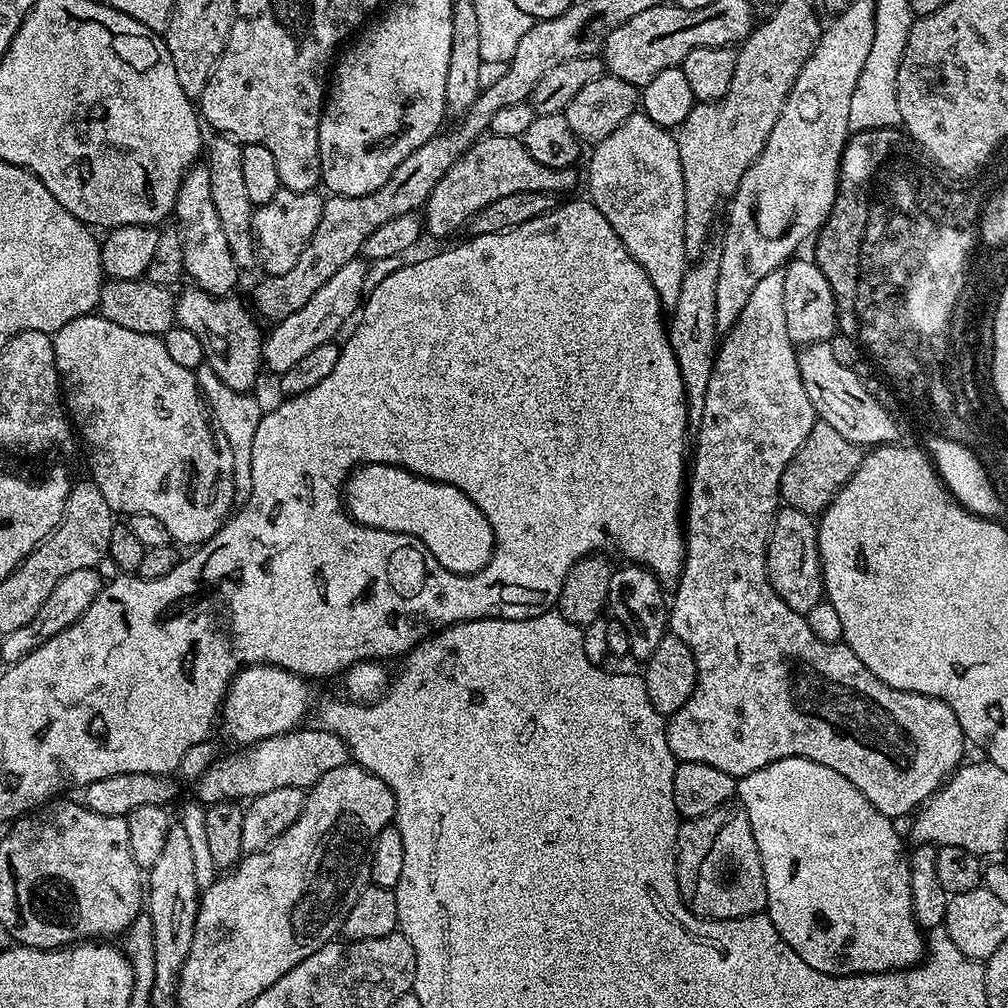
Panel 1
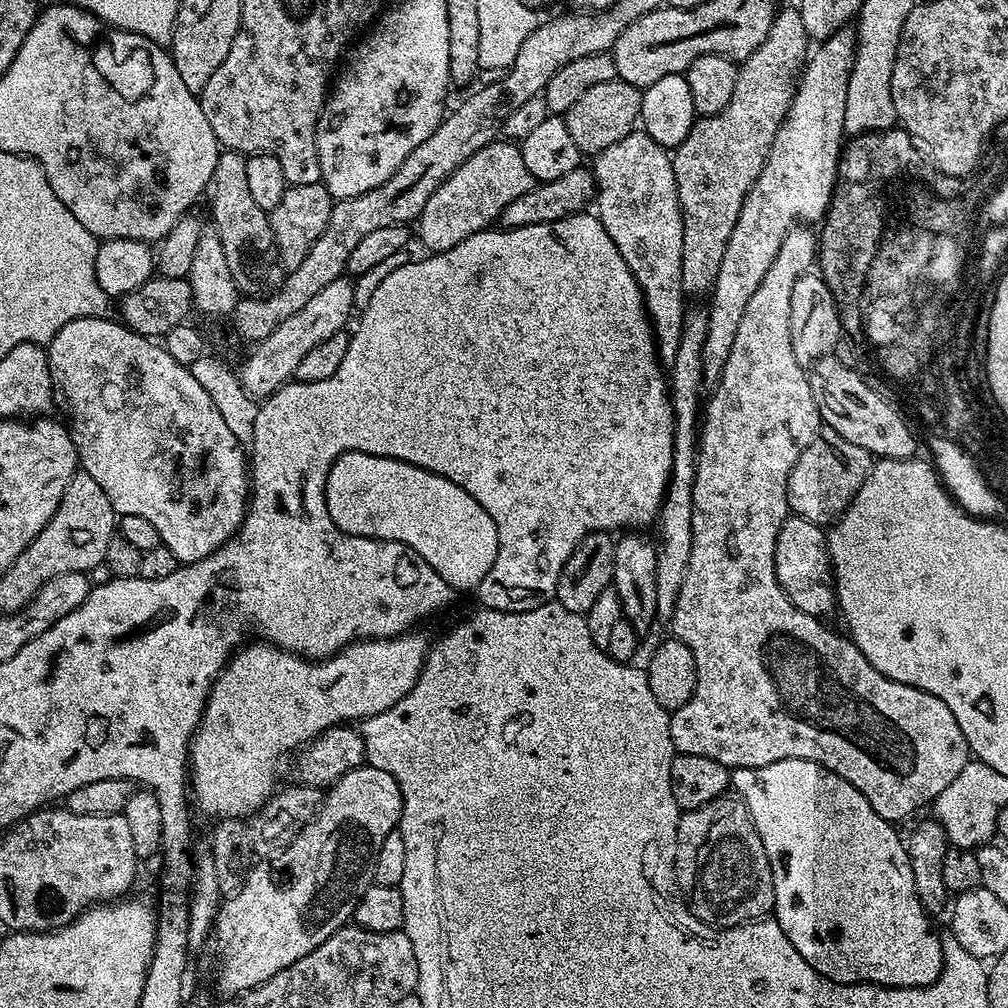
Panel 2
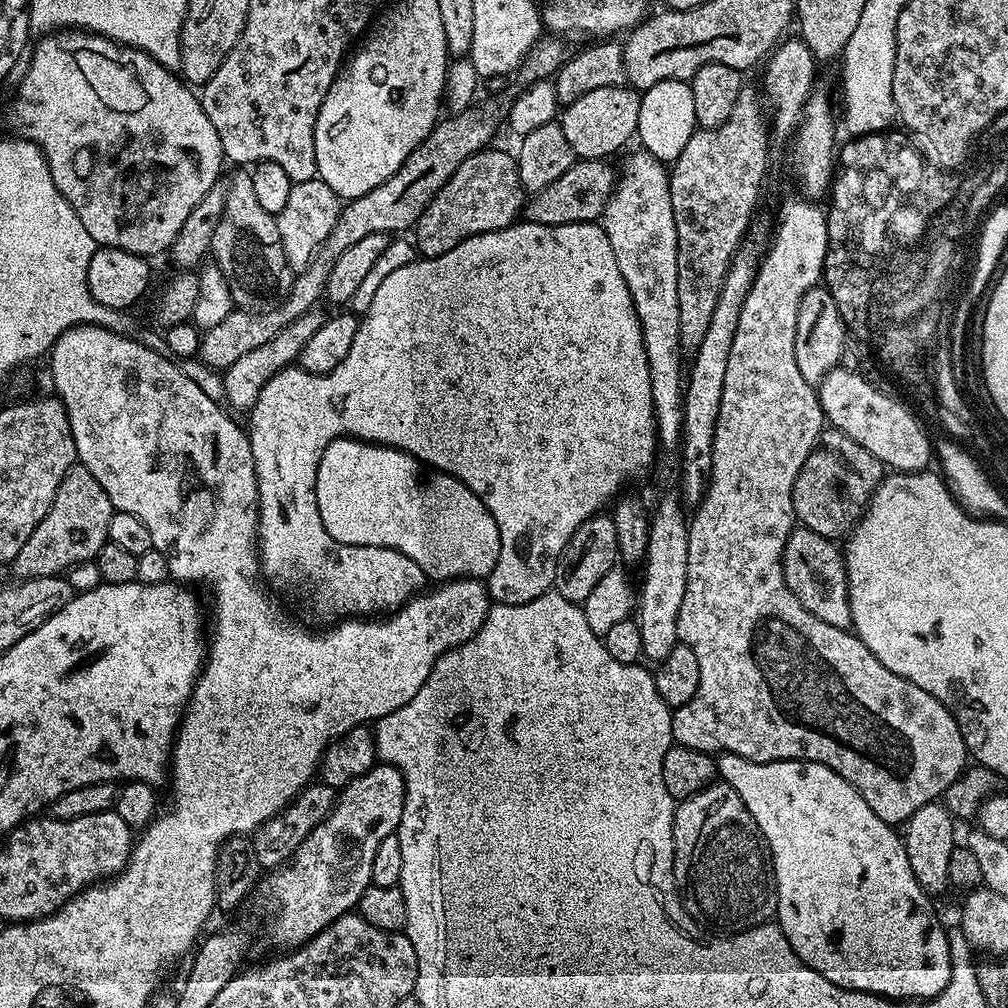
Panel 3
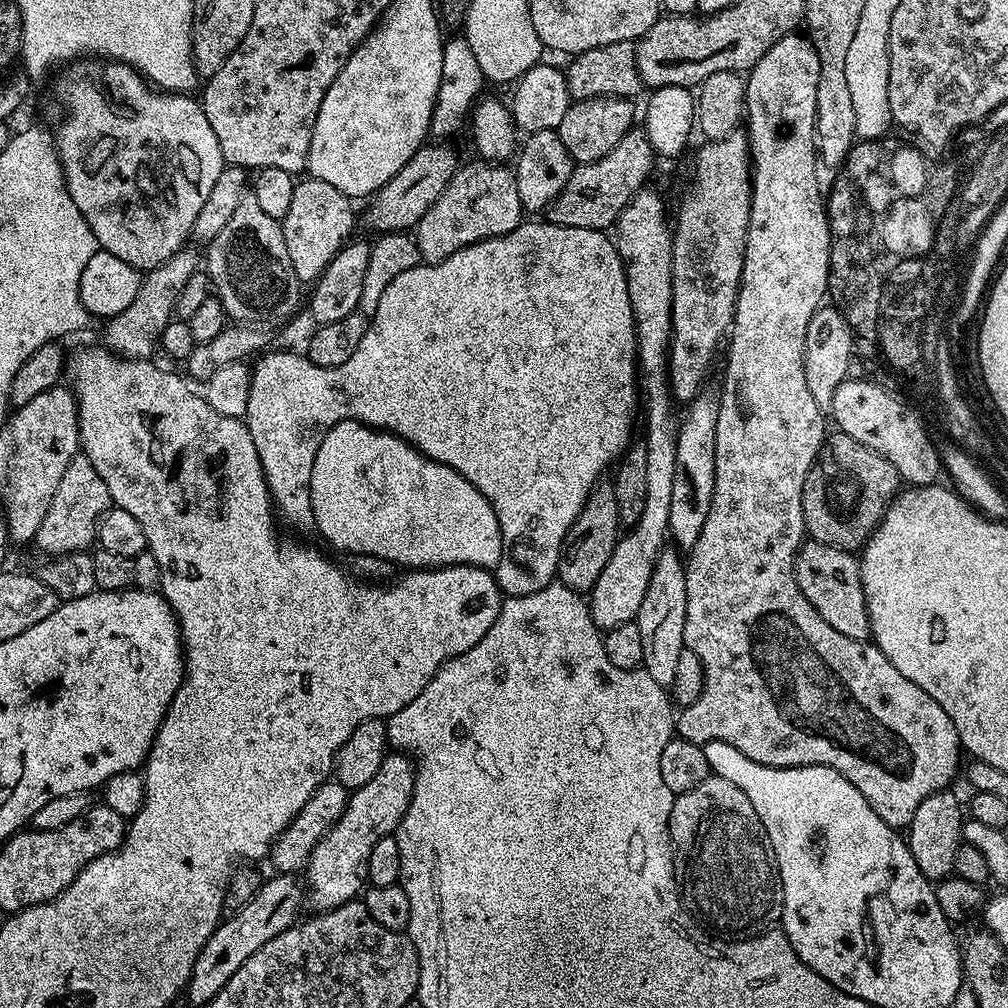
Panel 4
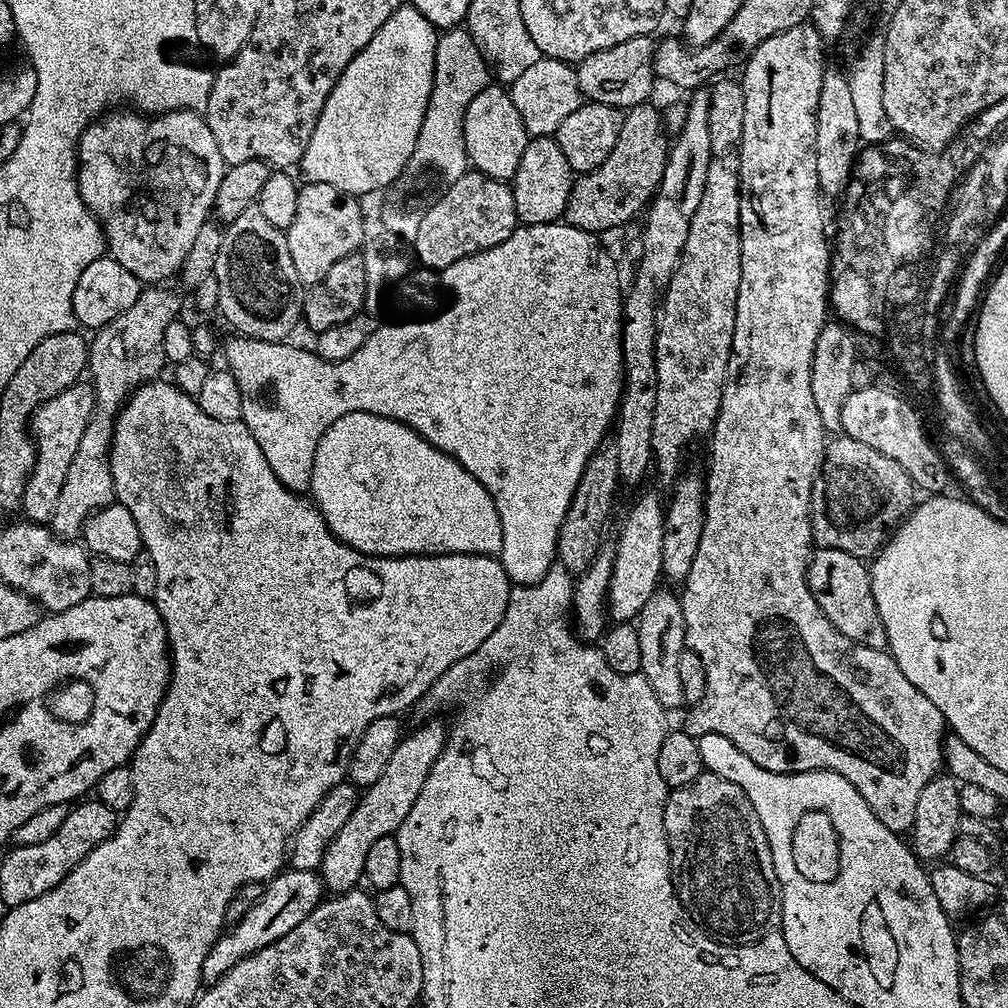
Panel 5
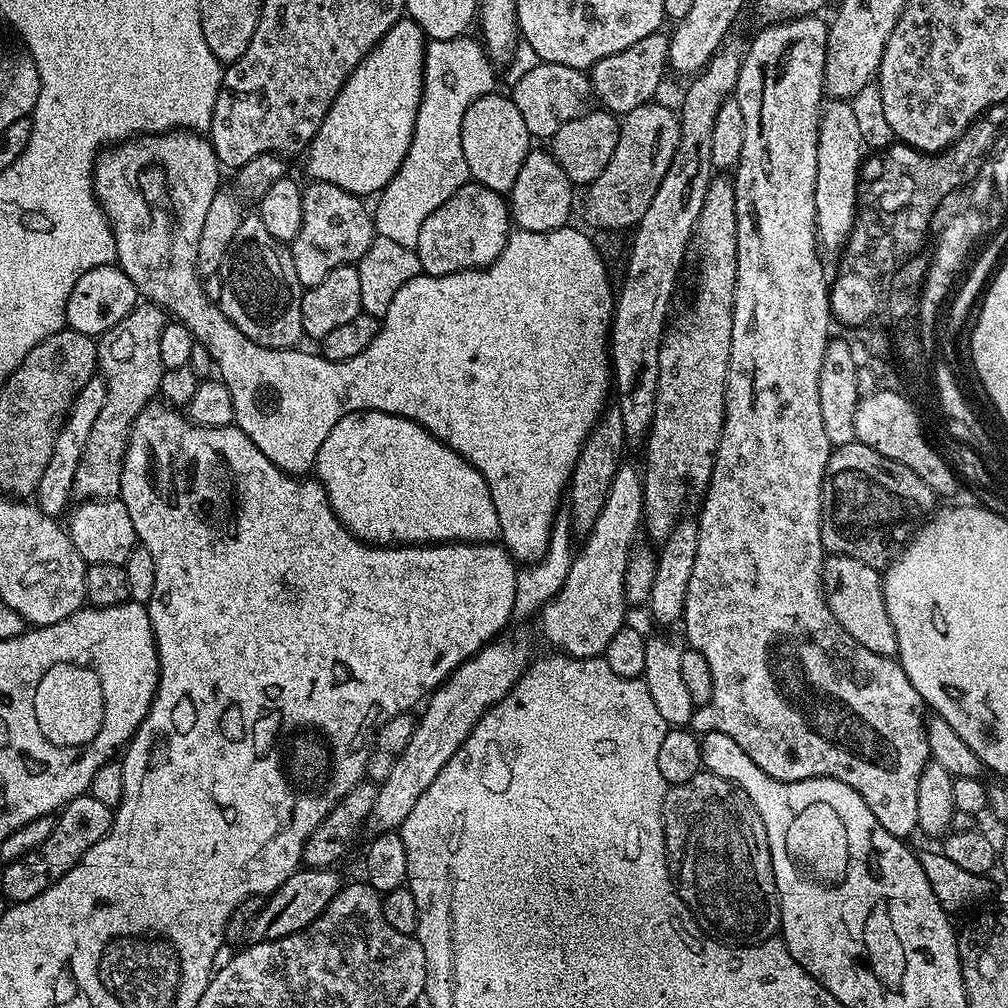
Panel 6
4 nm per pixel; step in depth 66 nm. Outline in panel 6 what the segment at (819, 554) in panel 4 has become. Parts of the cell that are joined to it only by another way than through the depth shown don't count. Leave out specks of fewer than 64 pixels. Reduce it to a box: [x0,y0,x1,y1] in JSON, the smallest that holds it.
[824,555,898,656]

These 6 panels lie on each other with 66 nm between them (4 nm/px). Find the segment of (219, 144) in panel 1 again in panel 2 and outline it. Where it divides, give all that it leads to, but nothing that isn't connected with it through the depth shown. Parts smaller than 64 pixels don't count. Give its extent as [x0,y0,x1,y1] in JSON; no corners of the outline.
[210,151,282,298]

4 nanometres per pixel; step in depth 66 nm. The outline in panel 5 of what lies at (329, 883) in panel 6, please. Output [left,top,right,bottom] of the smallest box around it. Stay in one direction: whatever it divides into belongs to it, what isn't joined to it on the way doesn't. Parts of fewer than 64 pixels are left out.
[200,867,326,985]

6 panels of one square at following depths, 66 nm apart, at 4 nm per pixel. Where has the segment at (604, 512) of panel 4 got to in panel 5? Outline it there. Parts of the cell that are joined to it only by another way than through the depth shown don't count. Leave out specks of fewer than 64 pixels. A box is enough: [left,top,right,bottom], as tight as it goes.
[556,446,621,574]

